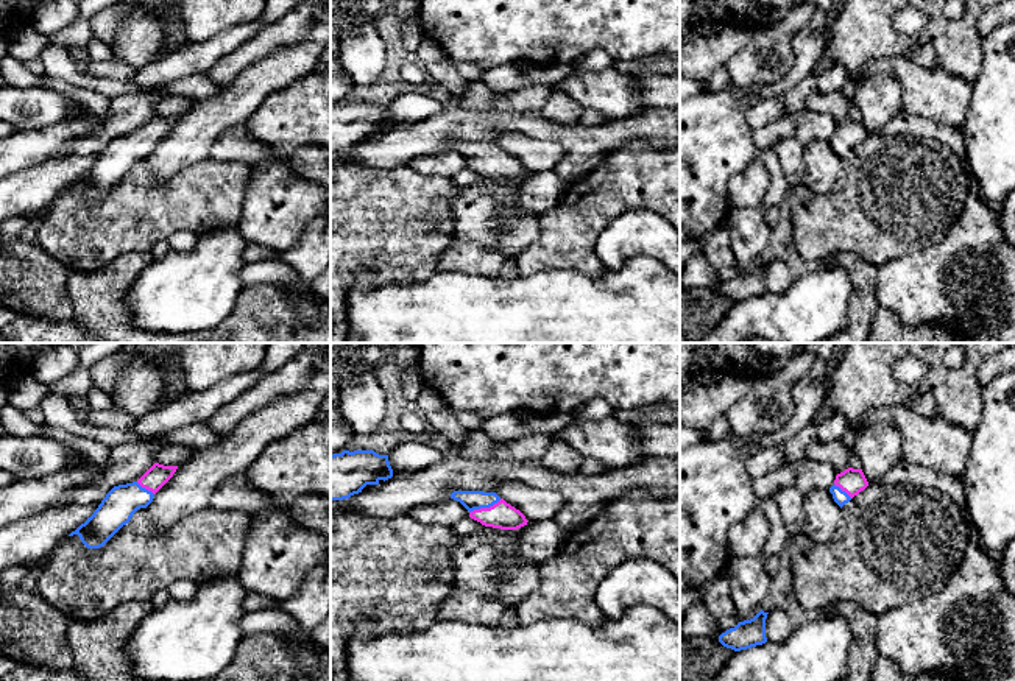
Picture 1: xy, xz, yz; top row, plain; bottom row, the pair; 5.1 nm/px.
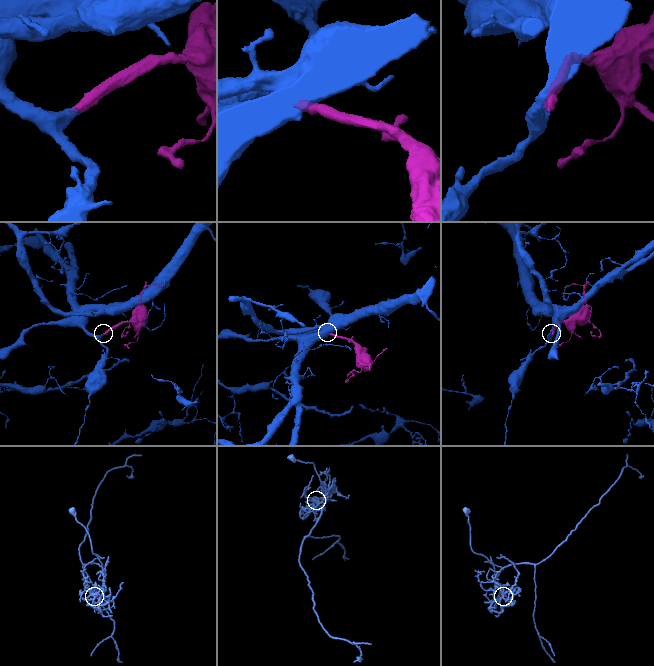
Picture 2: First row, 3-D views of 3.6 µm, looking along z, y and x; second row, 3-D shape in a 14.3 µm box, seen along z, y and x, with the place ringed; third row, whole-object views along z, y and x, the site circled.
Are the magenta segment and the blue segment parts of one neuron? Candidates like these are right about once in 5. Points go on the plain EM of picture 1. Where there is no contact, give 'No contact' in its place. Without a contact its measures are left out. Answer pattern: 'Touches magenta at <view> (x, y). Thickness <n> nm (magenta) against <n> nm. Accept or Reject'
Touches magenta at xz (485, 159). Thickness 140 nm (magenta) against 100 nm. Accept

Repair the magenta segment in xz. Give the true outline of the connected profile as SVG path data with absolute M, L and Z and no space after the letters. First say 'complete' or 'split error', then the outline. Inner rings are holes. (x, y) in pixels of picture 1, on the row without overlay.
split error; M454 142L451 150L460 153L469 162L469 168L485 178L518 181L529 173L519 161L496 143Z

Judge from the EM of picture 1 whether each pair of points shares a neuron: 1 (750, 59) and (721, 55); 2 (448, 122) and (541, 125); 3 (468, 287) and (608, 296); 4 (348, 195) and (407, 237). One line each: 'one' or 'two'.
1: two
2: one
3: one
4: one

